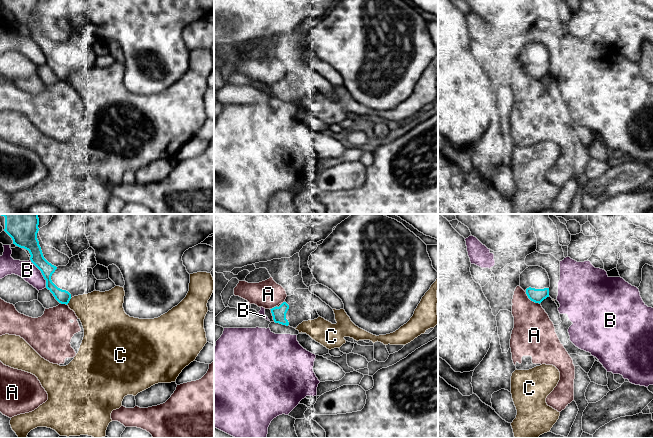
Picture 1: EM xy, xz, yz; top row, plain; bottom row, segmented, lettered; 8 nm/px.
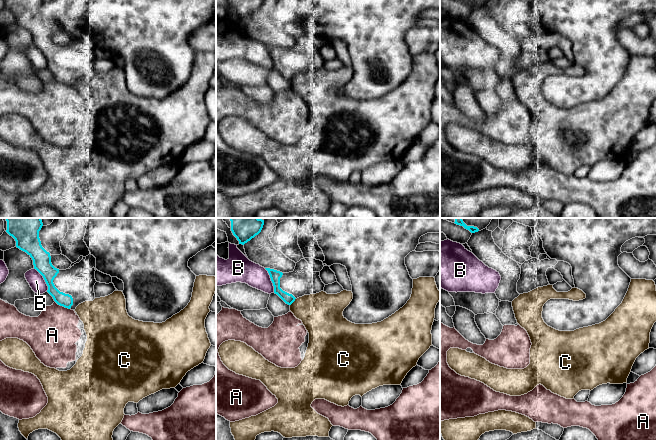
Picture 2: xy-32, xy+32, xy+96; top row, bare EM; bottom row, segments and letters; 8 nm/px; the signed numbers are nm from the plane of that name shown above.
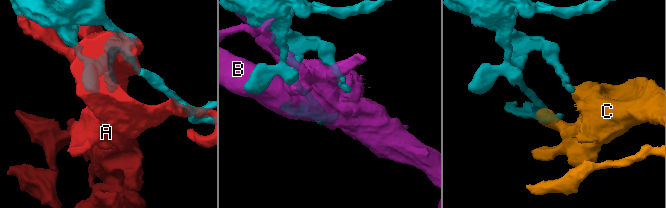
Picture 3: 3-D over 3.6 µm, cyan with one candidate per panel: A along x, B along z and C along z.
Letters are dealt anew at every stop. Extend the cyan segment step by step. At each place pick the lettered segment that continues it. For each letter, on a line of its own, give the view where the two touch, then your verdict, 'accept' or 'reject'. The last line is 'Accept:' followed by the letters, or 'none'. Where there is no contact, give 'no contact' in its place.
A: yz | reject
B: xy | reject
C: xy | reject
Accept: none

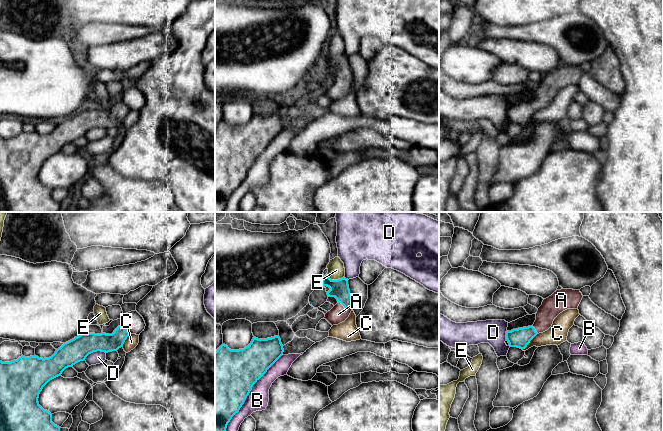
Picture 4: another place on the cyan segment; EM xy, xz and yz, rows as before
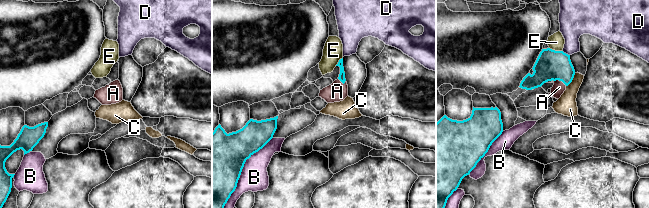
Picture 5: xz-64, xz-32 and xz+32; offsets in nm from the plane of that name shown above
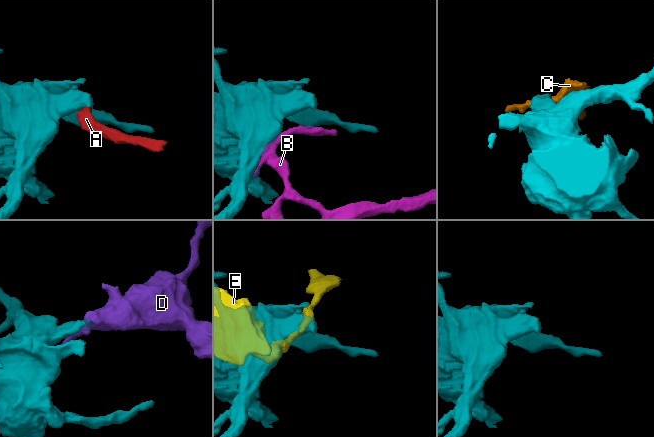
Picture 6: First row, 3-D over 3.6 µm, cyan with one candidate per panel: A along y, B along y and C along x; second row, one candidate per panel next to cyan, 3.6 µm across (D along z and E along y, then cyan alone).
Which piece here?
A: xz | accept
B: xz | reject
C: yz | reject
D: xy | reject
E: xz | reject
Accept: A

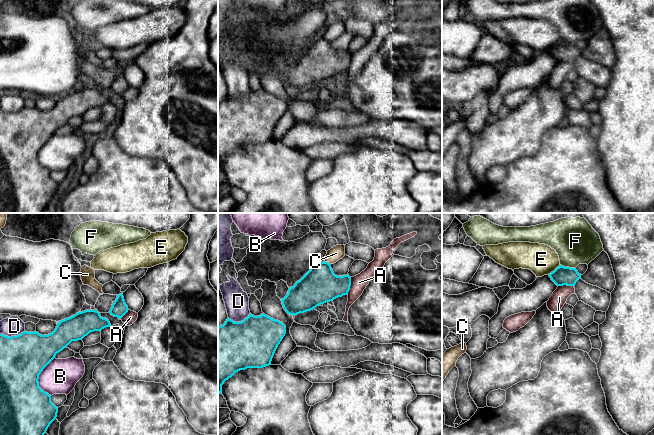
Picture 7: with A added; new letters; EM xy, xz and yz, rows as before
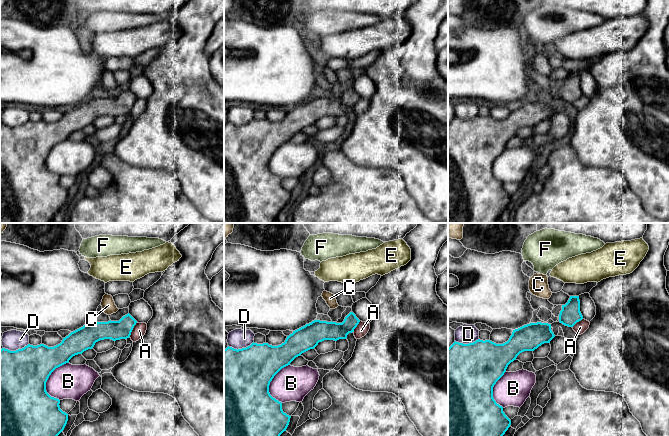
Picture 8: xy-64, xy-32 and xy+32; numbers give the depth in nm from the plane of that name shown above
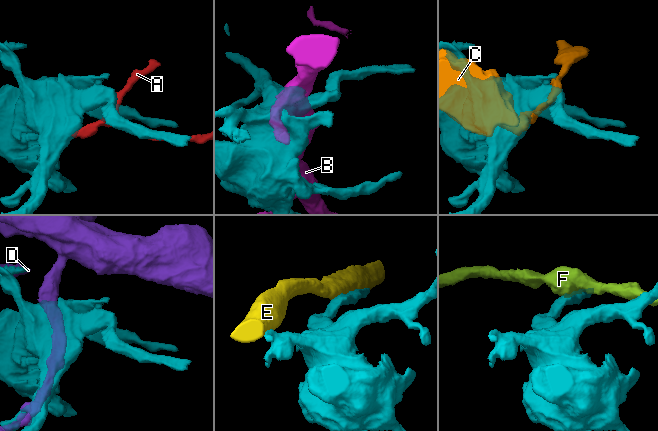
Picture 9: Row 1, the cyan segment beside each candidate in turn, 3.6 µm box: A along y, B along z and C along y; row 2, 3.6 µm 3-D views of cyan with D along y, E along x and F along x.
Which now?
A: xz | reject
B: xy | reject
C: xz | reject
D: xy | reject
E: yz | reject
F: yz | reject
Accept: none

